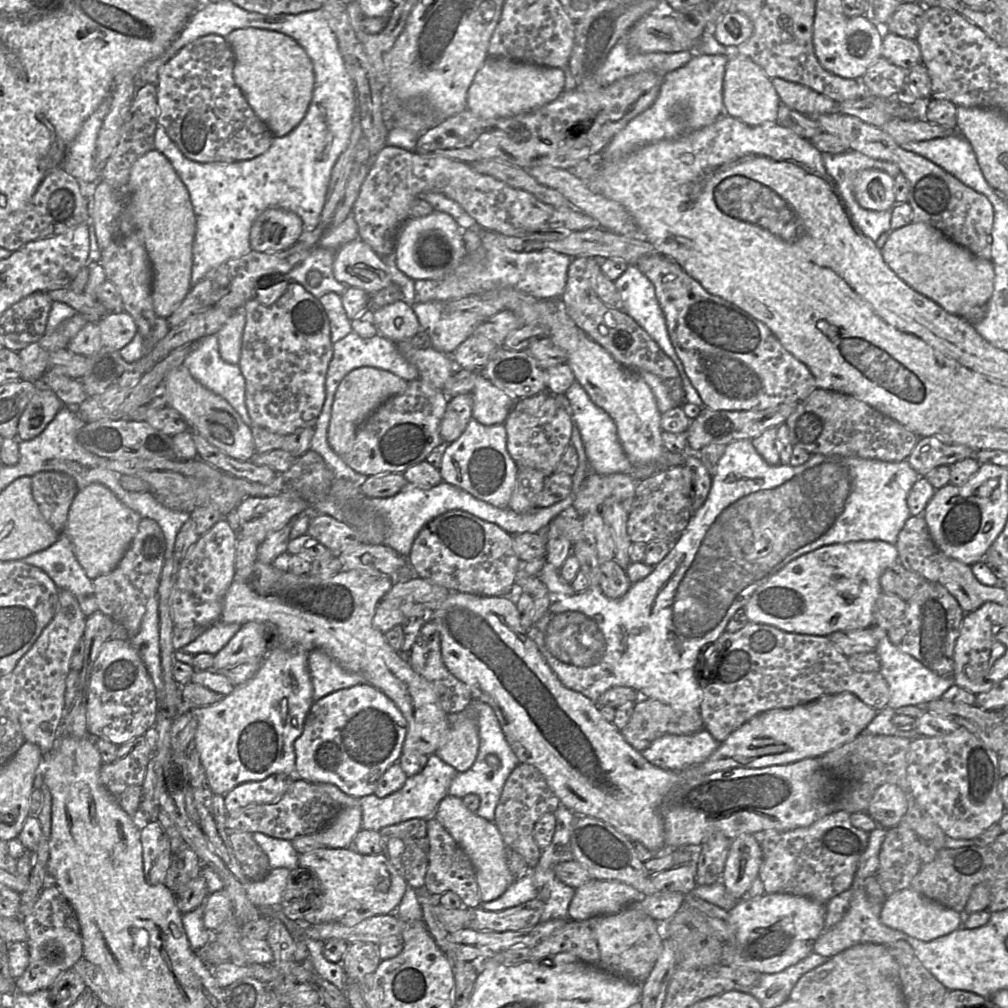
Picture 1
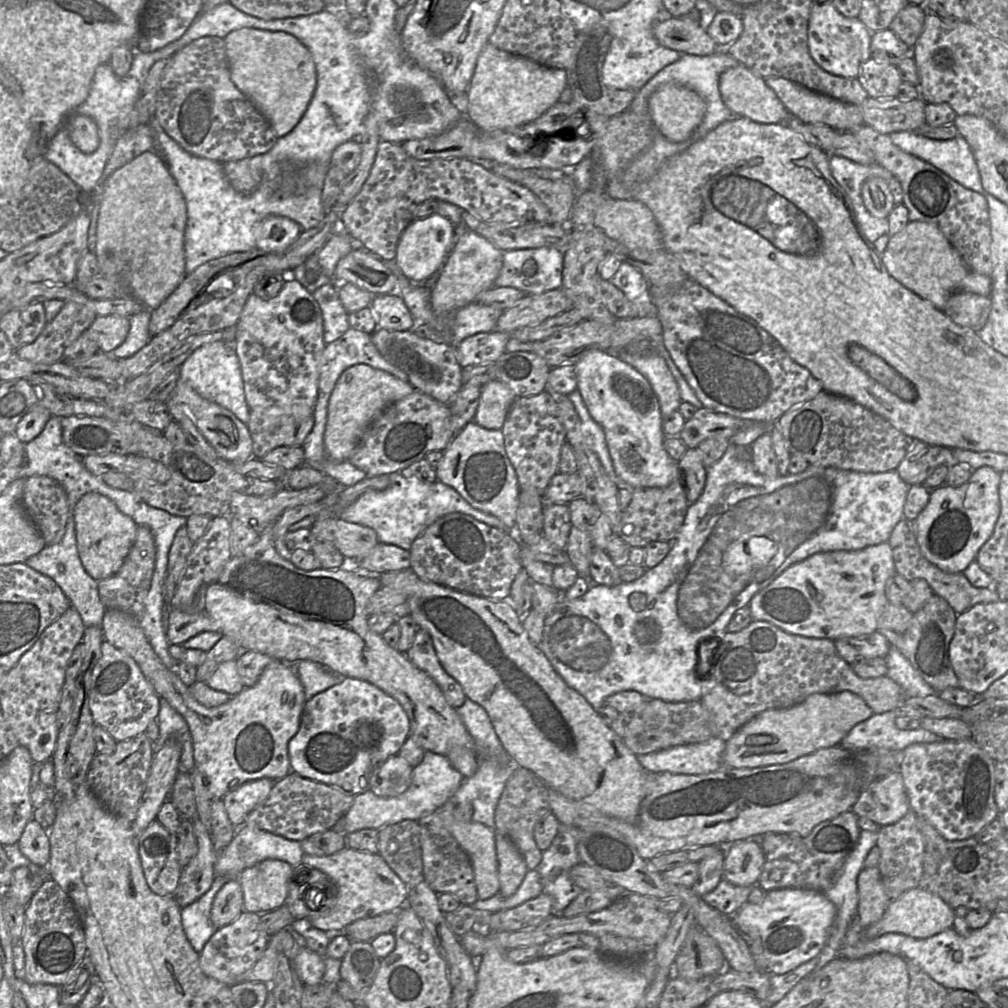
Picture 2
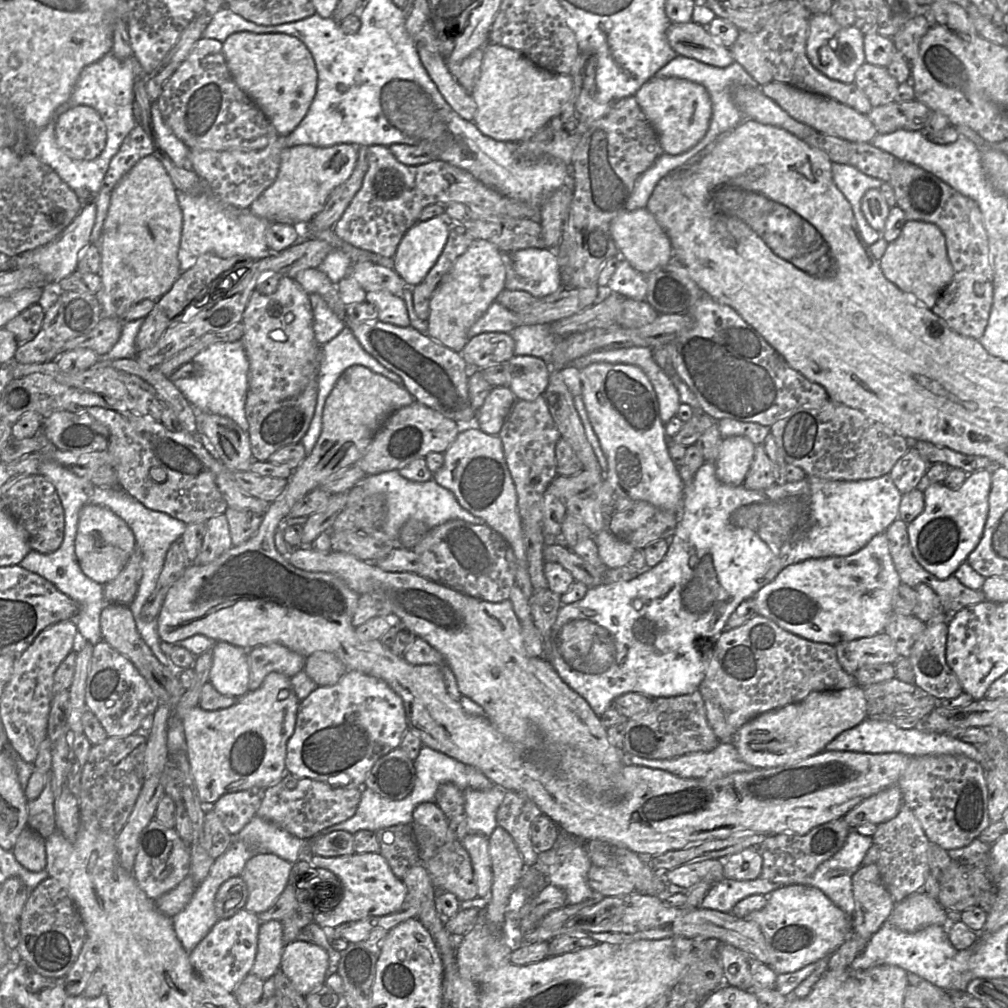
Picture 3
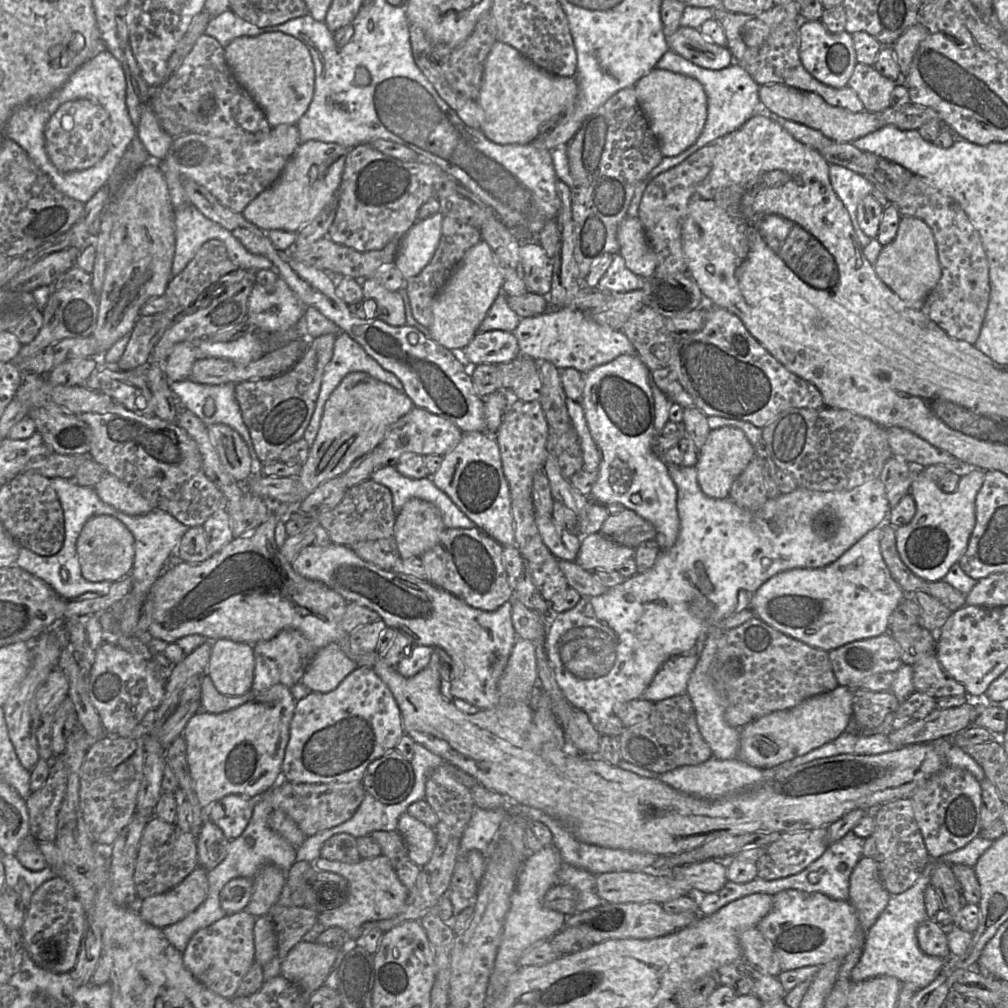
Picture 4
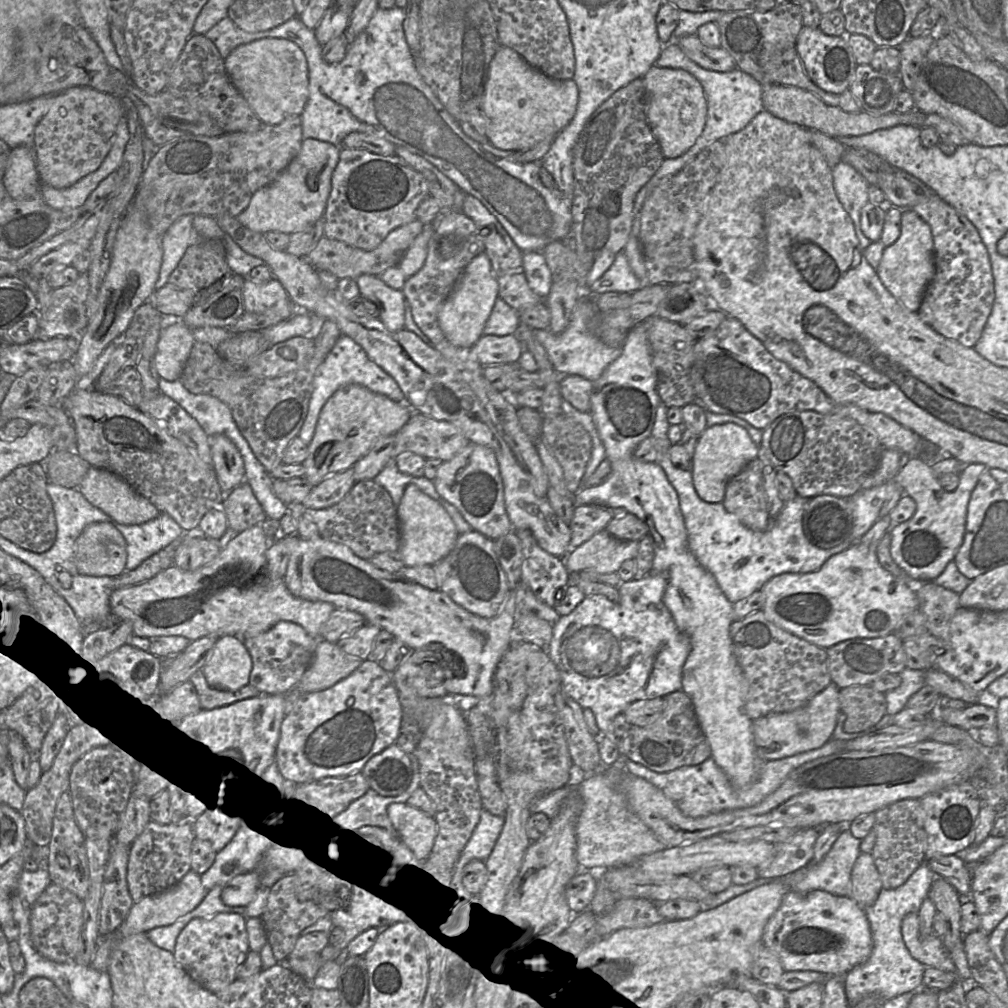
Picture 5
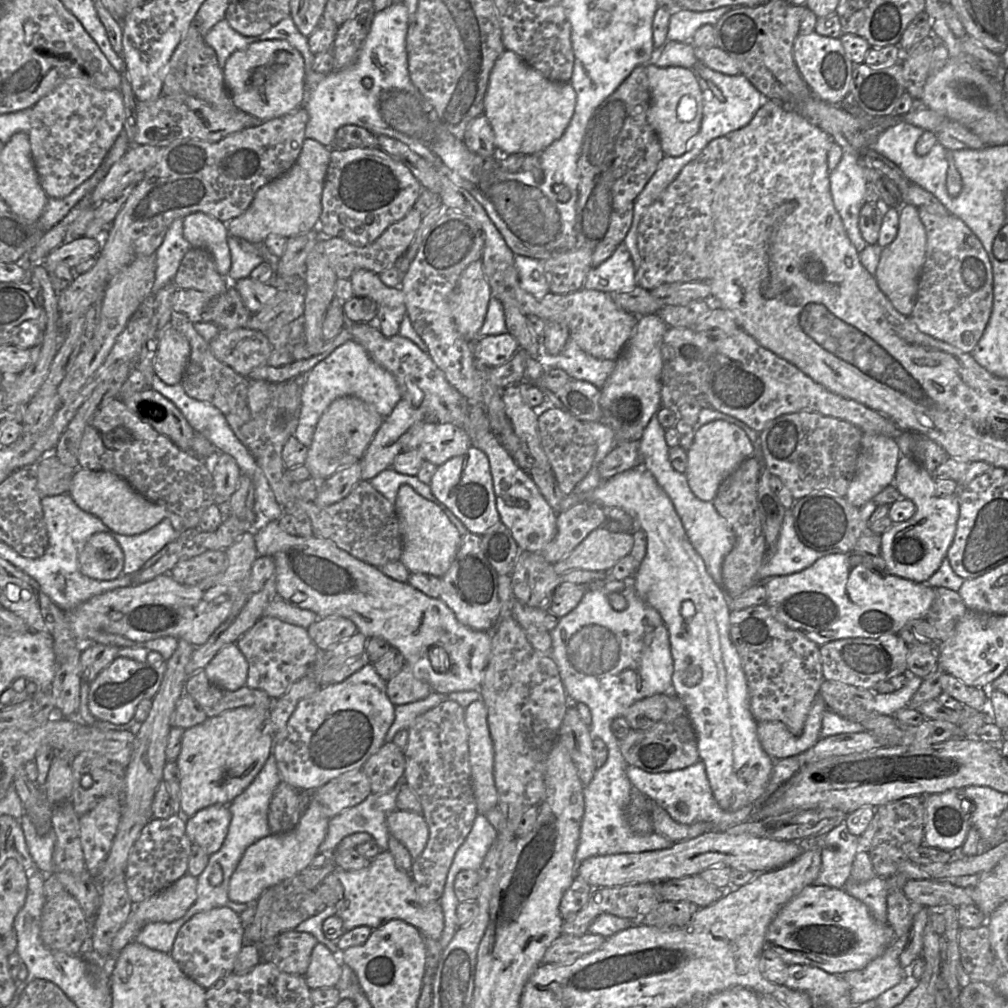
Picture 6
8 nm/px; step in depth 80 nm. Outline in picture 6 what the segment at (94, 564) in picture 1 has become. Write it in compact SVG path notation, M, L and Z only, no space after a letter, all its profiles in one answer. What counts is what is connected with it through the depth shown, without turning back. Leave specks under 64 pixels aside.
M97 532L83 544L78 564L85 576L113 580L123 574L124 554L113 537L105 532Z

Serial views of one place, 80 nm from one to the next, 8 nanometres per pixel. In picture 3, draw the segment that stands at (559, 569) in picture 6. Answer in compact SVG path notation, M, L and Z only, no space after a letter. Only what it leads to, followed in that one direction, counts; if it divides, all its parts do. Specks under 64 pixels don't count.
M607 529L592 537L597 545L600 559L608 568L626 566L637 550L630 544L617 539Z

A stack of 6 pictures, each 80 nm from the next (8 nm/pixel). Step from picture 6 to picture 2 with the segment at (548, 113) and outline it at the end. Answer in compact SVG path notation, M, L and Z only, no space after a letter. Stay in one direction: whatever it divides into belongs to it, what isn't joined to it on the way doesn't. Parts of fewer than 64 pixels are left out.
M487 43L467 90L467 118L483 130L510 130L527 124L560 100L568 85L565 69L548 68Z

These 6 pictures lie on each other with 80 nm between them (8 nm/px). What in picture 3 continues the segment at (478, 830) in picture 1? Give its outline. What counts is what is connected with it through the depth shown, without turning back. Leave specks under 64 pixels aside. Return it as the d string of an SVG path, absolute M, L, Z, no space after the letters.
M467 833L461 844L468 852L478 888L478 897L489 898L493 884L489 839L479 833Z

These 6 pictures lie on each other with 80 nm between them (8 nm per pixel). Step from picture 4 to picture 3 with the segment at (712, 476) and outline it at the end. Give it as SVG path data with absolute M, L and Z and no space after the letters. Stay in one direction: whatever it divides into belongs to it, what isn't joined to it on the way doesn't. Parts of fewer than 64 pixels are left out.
M743 436L723 438L714 461L718 480L732 486L743 484L751 467L755 448L756 446Z

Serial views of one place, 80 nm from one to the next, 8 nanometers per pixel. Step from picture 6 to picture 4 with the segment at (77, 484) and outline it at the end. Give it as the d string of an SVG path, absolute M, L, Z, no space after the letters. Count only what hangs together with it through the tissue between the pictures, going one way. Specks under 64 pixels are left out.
M108 472L102 475L94 489L103 502L125 514L145 515L154 509L131 486Z

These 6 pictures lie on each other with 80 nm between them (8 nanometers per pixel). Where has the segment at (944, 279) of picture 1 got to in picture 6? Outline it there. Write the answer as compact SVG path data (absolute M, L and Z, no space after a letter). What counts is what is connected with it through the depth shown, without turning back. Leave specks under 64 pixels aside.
M904 204L899 208L897 235L888 246L882 249L875 279L893 307L905 316L910 316L915 304L925 253L926 231L919 218L918 209L913 205Z

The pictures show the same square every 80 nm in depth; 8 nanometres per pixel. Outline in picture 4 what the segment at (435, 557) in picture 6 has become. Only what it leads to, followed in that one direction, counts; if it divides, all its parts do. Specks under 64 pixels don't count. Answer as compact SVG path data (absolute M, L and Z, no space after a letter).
M419 498L408 500L394 524L400 557L421 557L438 543L445 529L442 516L433 504Z

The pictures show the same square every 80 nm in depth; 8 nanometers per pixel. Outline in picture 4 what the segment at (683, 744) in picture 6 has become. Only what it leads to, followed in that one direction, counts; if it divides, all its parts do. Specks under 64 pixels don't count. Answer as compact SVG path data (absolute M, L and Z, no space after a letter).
M686 693L656 702L647 720L625 727L618 738L621 760L653 773L697 765L712 757L712 751L698 728L693 703Z

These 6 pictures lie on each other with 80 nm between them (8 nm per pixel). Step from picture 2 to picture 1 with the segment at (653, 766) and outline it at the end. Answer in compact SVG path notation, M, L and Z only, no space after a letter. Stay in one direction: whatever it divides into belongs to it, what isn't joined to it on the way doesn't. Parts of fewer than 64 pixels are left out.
M701 730L690 735L663 735L641 753L654 766L683 771L705 762L720 744L708 730Z

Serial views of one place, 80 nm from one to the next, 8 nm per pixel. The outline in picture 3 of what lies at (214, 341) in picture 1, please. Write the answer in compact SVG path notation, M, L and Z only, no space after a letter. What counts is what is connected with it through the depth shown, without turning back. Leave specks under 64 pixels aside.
M241 340L213 343L200 351L191 362L196 367L196 375L174 381L176 388L195 411L230 418L243 431L248 432L245 403L249 390L249 361Z

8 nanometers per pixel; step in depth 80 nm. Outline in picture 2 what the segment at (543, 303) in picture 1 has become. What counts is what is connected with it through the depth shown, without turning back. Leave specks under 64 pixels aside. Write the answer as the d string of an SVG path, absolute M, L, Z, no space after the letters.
M592 349L586 352L582 358L574 364L577 381L578 381L578 390L583 398L583 401L591 415L591 417L603 428L605 432L605 438L607 447L609 449L609 453L613 462L613 466L616 474L620 477L620 479L630 488L651 488L651 487L666 487L670 485L672 482L680 478L680 469L676 461L672 459L672 457L667 453L664 447L664 439L666 437L663 431L663 417L660 412L660 406L658 398L653 391L648 380L634 367L625 363L620 359L617 355L618 352L607 352L599 349Z

